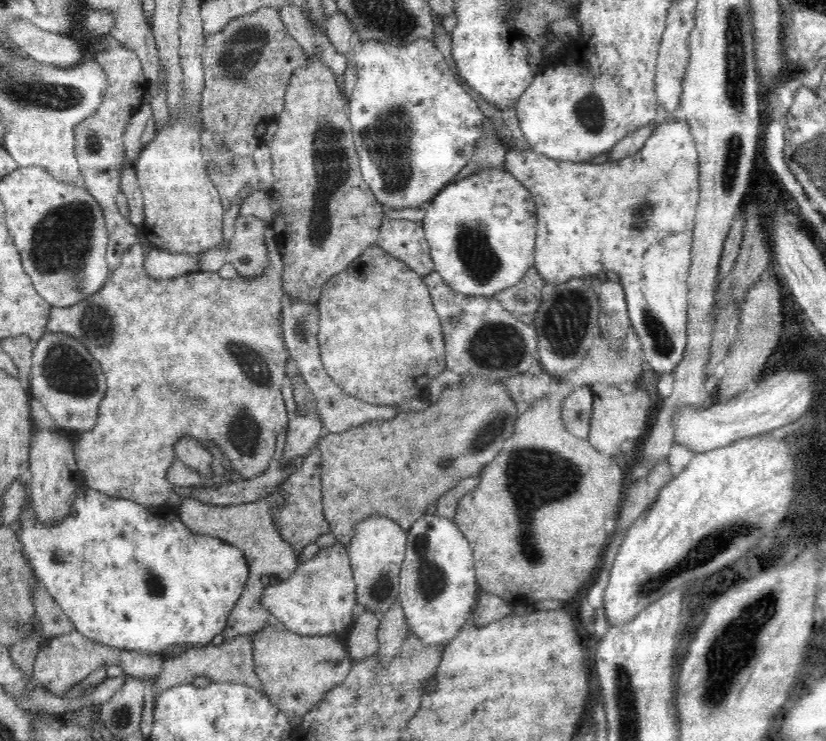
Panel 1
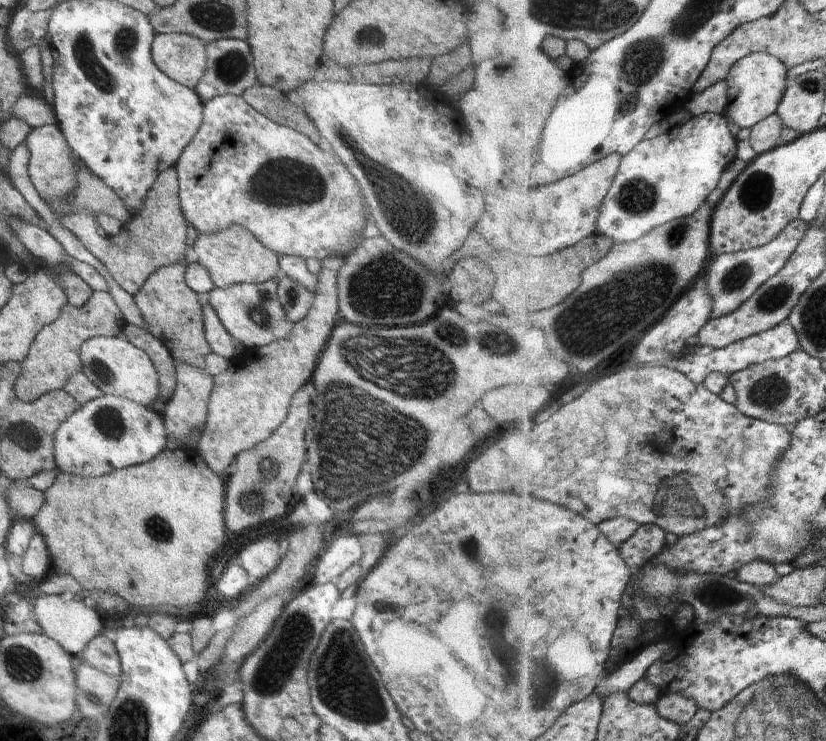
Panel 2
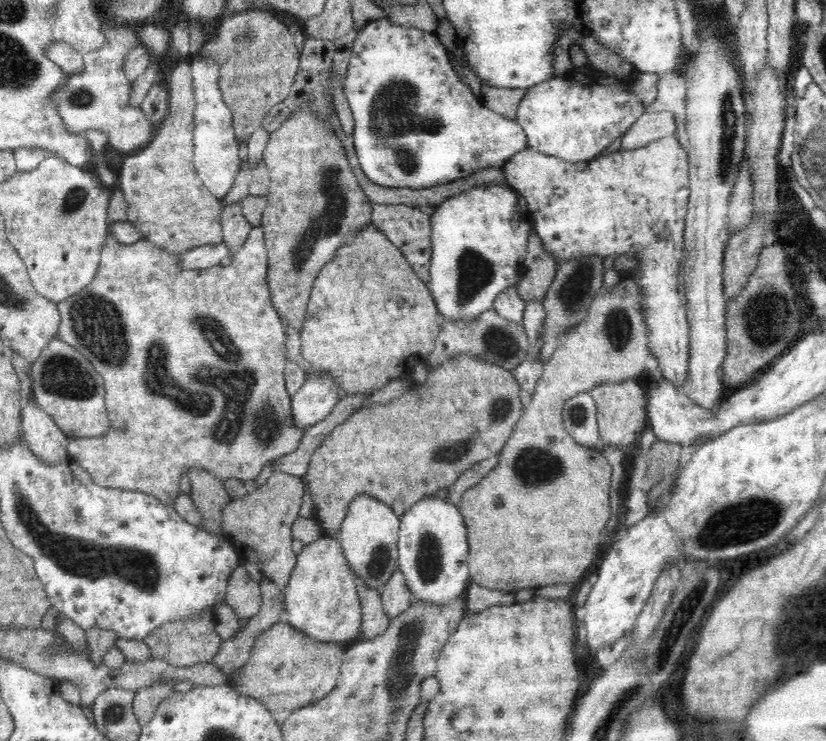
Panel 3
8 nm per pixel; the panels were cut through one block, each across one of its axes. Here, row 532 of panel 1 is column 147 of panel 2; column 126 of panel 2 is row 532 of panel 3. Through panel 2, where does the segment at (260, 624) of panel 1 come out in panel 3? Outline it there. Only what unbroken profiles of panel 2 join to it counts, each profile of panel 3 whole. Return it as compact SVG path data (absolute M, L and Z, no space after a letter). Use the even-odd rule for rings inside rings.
M273 472L265 484L242 498L231 499L222 509L222 534L231 541L236 550L244 546L256 546L260 554L260 570L263 577L272 580L280 590L286 590L297 556L292 551L292 524L301 509L305 484L301 477L285 472Z

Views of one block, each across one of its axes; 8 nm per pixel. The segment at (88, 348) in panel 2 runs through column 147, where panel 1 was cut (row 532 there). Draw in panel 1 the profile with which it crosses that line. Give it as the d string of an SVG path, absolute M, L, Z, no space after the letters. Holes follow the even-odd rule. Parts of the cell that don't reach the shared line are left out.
M374 515L357 524L353 540L346 548L356 583L358 609L366 608L384 618L398 601L401 566L406 558L406 538L407 531L386 516Z

